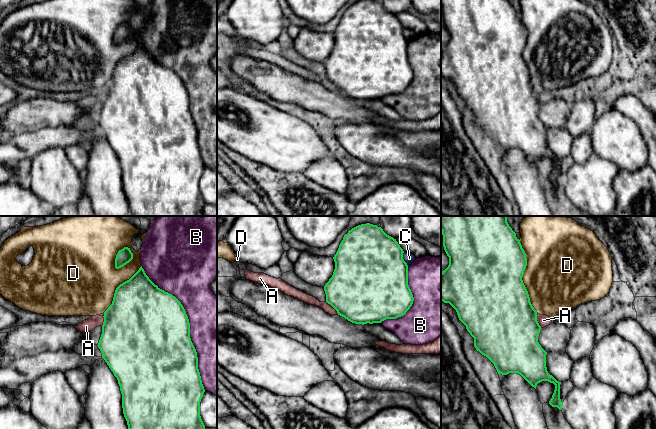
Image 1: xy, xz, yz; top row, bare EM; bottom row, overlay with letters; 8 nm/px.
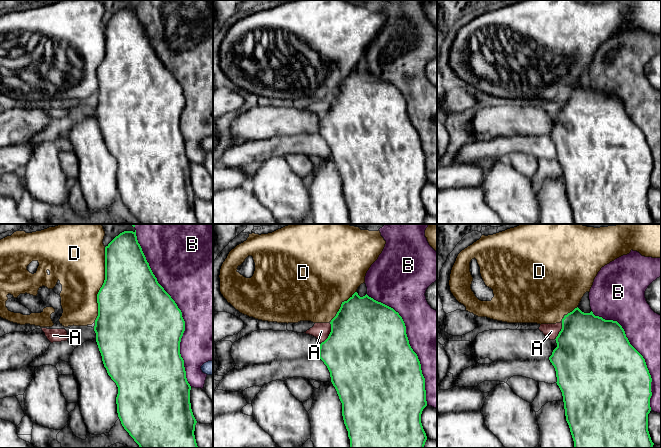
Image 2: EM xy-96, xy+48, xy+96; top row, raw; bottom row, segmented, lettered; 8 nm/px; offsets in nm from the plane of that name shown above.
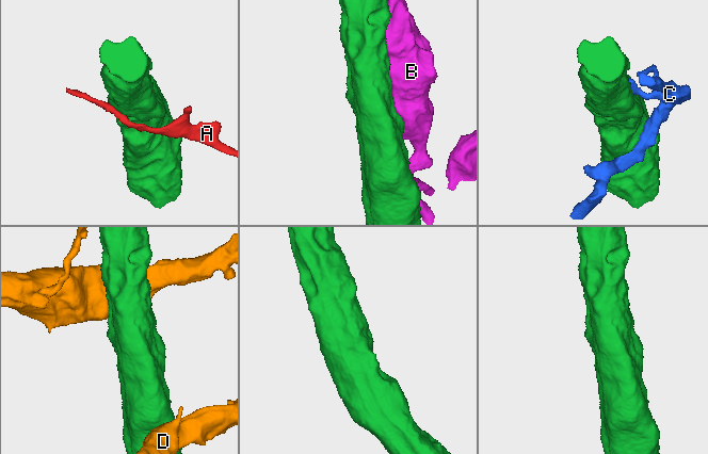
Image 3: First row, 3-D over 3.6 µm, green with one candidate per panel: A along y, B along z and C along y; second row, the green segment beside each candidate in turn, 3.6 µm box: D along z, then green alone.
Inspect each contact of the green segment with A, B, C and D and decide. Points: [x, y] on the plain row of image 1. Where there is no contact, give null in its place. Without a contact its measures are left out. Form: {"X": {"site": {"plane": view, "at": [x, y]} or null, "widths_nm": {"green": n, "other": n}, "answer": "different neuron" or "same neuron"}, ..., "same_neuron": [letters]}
{"A": {"site": {"plane": "xz", "at": [332, 82]}, "widths_nm": {"green": 480, "other": 70}, "answer": "different neuron"}, "B": {"site": {"plane": "xy", "at": [189, 100]}, "widths_nm": {"green": 500, "other": 440}, "answer": "different neuron"}, "C": {"site": {"plane": "xz", "at": [403, 35]}, "widths_nm": {"green": 500, "other": 90}, "answer": "different neuron"}, "D": {"site": {"plane": "yz", "at": [522, 52]}, "widths_nm": {"green": 500, "other": 480}, "answer": "different neuron"}, "same_neuron": []}

